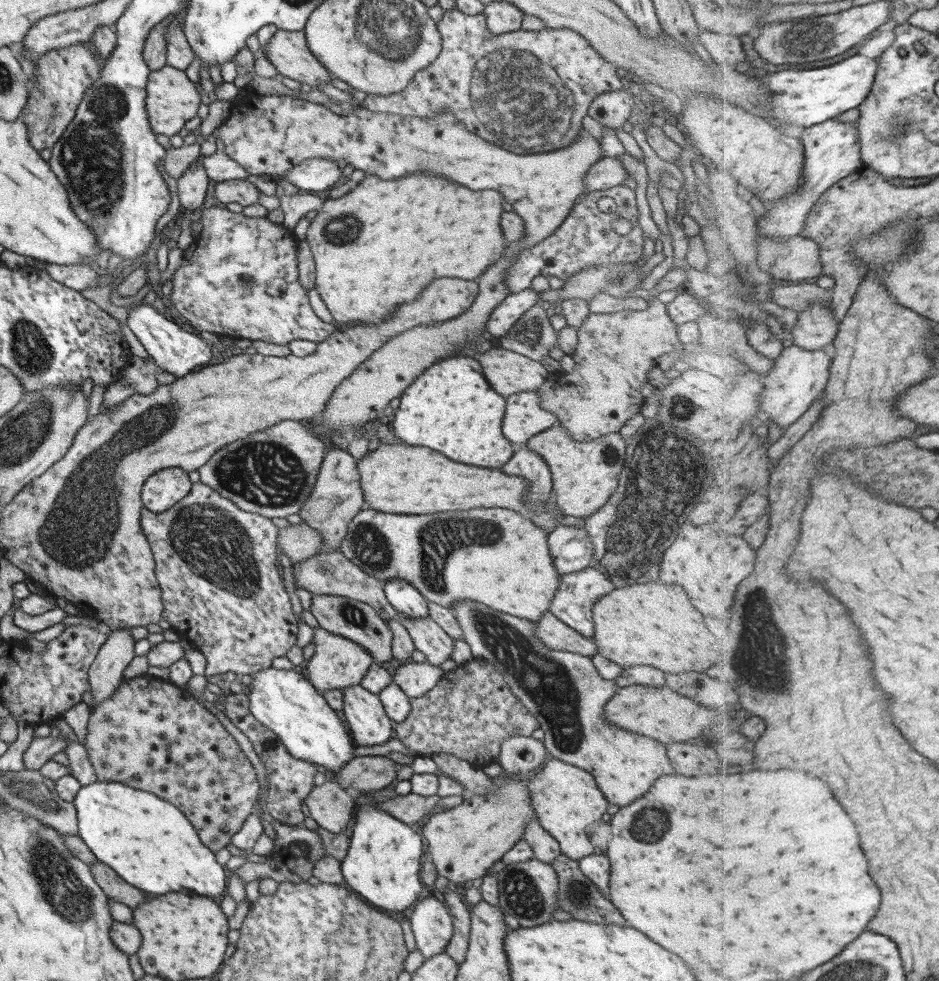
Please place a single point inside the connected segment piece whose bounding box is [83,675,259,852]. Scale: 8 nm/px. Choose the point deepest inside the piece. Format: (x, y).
(151, 735)

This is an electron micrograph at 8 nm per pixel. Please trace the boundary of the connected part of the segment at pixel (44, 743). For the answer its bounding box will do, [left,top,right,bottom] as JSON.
[23,733,69,771]

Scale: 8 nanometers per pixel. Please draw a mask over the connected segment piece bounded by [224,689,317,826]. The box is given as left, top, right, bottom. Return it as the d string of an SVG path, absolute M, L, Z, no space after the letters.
M243 689L233 691L224 699L224 715L235 728L241 731L241 734L248 738L255 754L263 761L268 780L265 800L267 812L281 824L302 826L305 817L301 812L301 803L313 788L313 775L317 771L317 767L315 763L295 759L291 756L279 738L269 728L265 728L263 724L257 722L248 712L248 704L246 691Z

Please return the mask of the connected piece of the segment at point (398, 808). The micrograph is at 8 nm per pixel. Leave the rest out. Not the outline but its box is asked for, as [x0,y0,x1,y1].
[377,793,439,824]

